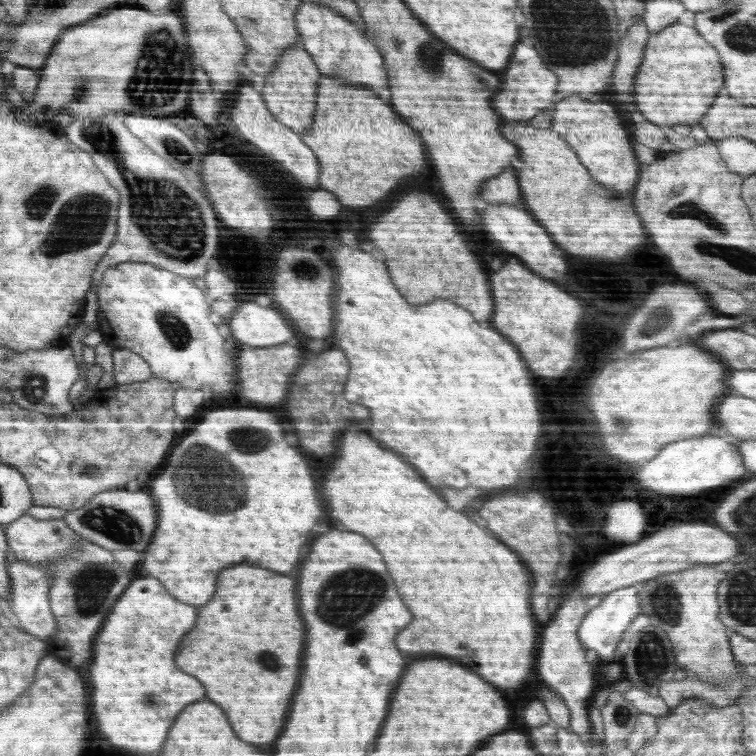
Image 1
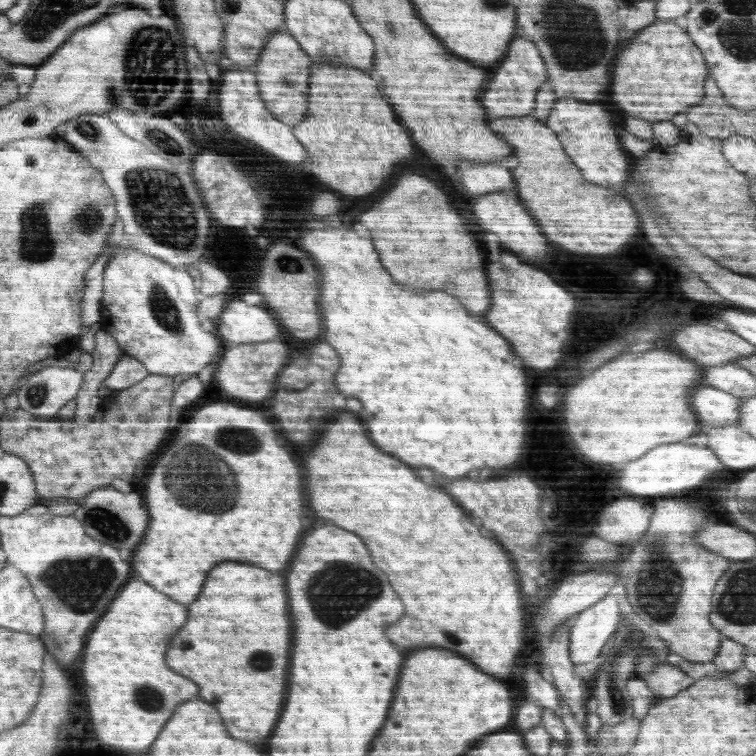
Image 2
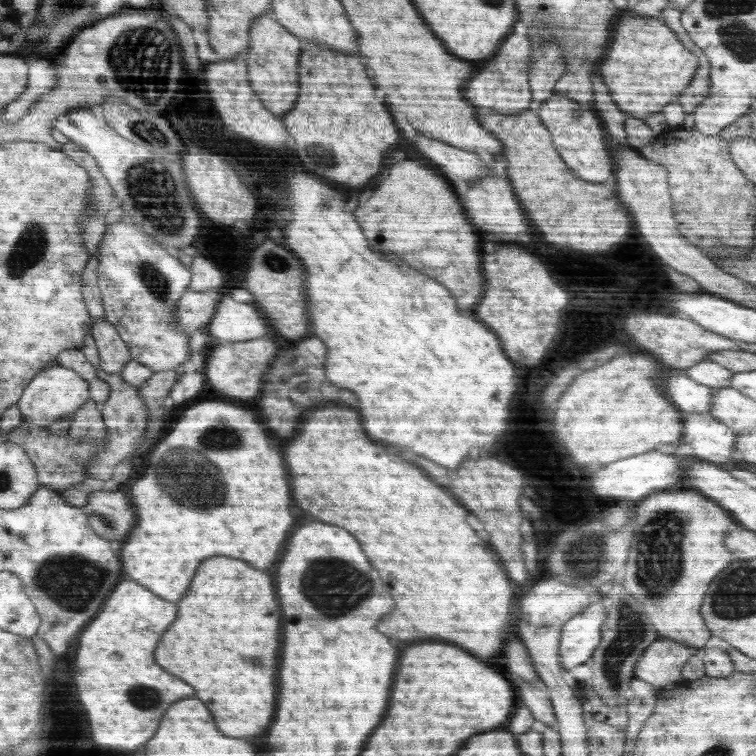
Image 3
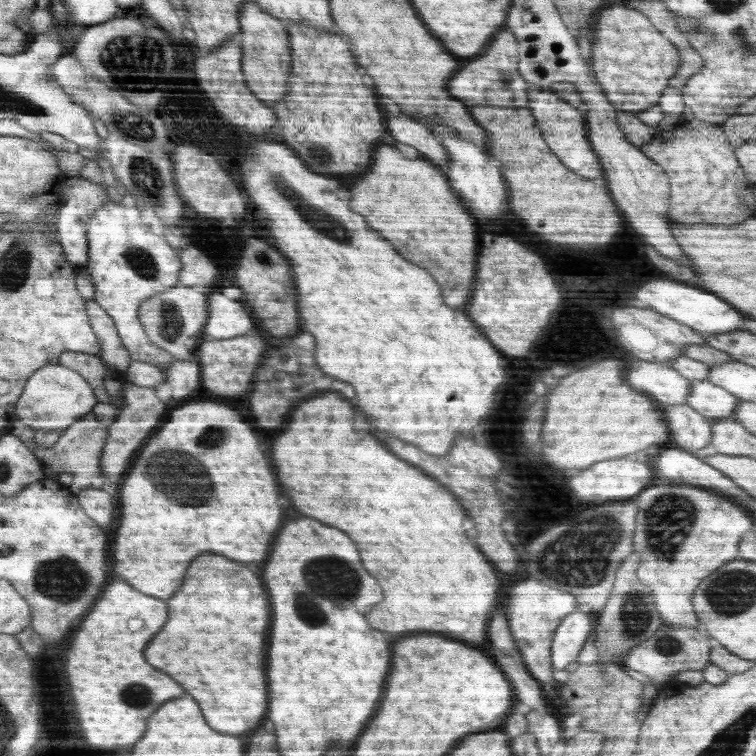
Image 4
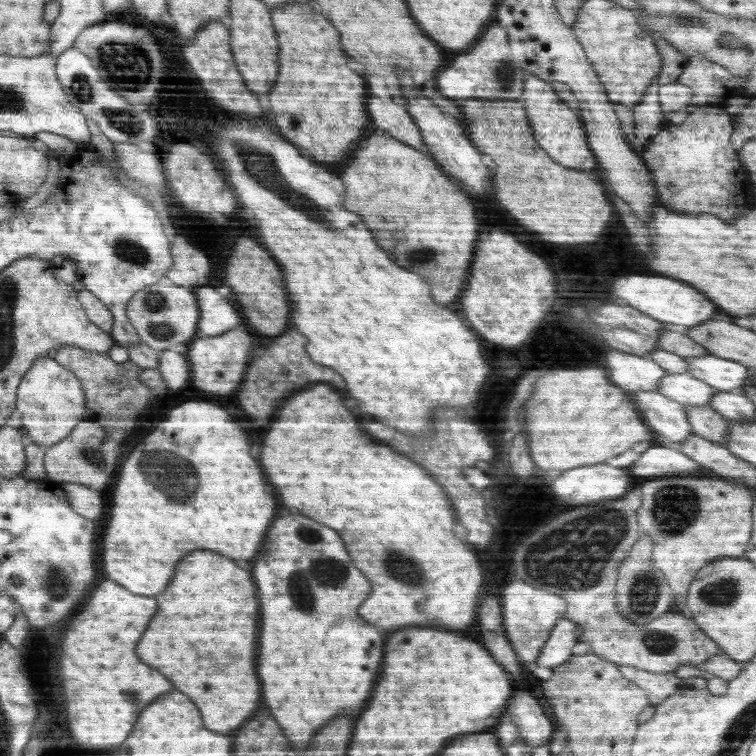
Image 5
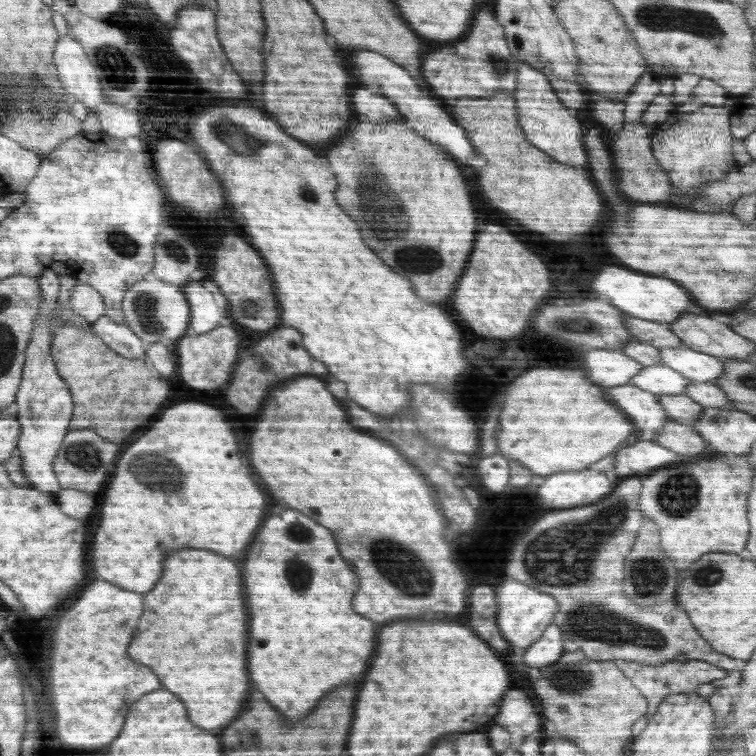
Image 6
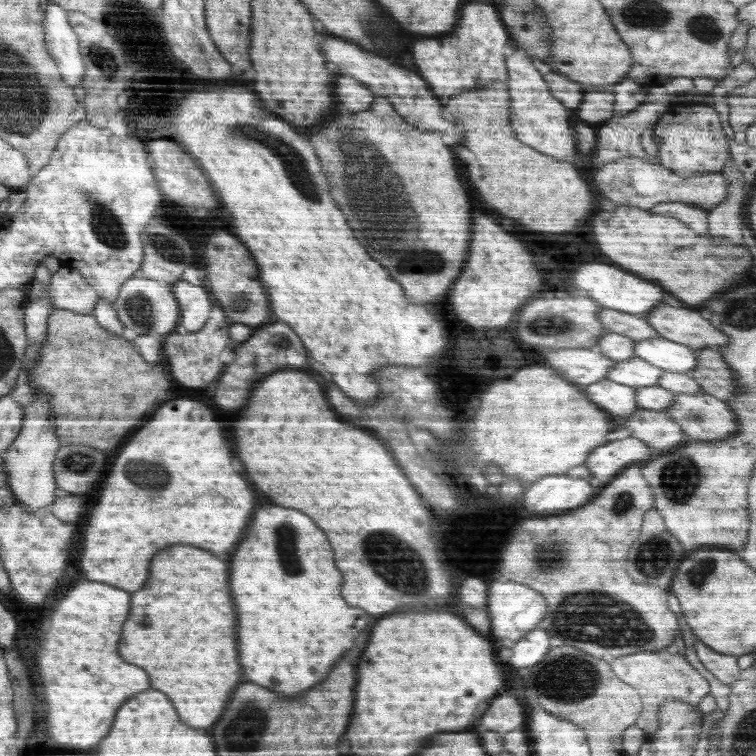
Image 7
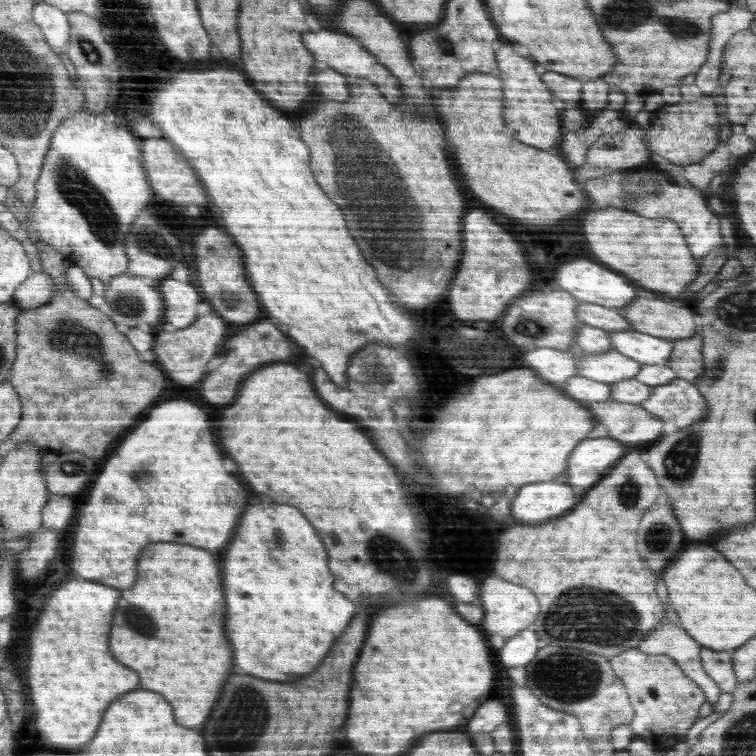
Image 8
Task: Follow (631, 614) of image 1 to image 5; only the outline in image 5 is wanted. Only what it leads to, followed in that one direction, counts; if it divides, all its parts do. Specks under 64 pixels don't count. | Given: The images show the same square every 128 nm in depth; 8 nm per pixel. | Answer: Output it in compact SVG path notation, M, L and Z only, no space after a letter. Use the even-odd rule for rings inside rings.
M562 618L550 631L550 638L541 648L540 656L535 660L538 666L554 667L564 665L573 657L572 647L578 641L579 628L576 622L568 622L569 618Z

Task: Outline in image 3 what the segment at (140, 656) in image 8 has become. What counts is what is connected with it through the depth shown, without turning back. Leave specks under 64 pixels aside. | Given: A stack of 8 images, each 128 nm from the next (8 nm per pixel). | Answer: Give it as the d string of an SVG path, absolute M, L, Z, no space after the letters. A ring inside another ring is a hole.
M210 558L210 562L198 570L198 578L194 578L190 594L178 602L178 619L163 634L154 658L159 666L170 670L171 674L178 674L178 678L186 678L186 682L198 690L196 698L202 698L202 702L214 710L214 722L218 722L218 730L222 730L222 734L230 734L234 738L256 736L270 726L276 708L274 690L278 690L276 672L280 630L282 614L272 578L236 558Z

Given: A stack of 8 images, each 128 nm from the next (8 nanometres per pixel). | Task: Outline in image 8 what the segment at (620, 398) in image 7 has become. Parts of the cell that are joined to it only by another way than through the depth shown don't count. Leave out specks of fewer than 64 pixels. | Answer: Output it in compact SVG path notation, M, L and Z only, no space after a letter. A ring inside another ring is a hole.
M574 375L565 381L556 383L565 394L583 401L585 404L611 400L611 386L606 382L596 382L580 375Z

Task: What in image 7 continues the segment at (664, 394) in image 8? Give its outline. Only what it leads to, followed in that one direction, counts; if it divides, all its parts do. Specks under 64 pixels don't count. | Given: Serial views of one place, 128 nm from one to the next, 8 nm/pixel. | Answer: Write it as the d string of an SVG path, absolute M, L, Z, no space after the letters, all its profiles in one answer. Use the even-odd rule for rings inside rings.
M704 391L694 394L675 393L673 403L665 413L679 424L682 432L692 440L721 441L738 434L737 415L724 401Z

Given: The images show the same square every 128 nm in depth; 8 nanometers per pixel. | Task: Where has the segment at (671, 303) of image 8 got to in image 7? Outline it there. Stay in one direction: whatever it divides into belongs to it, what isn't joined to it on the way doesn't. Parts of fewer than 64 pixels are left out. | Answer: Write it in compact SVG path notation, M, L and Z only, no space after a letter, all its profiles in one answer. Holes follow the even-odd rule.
M660 303L642 315L662 338L688 345L694 350L704 347L717 350L729 339L727 334L718 330L709 321L705 312L698 312L688 307L674 307Z

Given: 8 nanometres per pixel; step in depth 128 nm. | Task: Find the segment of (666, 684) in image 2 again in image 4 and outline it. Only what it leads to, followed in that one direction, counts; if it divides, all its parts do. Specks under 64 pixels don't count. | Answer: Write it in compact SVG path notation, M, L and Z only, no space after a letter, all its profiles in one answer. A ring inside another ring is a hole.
M664 625L655 631L652 638L633 646L633 649L623 657L624 666L641 672L658 684L668 682L670 676L684 670L704 670L709 665L712 655L706 630Z

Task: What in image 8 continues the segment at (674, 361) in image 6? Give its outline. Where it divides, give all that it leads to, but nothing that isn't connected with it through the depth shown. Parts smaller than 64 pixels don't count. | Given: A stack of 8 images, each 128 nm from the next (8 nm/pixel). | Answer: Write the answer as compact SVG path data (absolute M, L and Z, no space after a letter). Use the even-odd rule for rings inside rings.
M609 331L609 341L616 352L620 352L641 364L661 364L667 366L672 352L670 339L658 338L643 332Z

